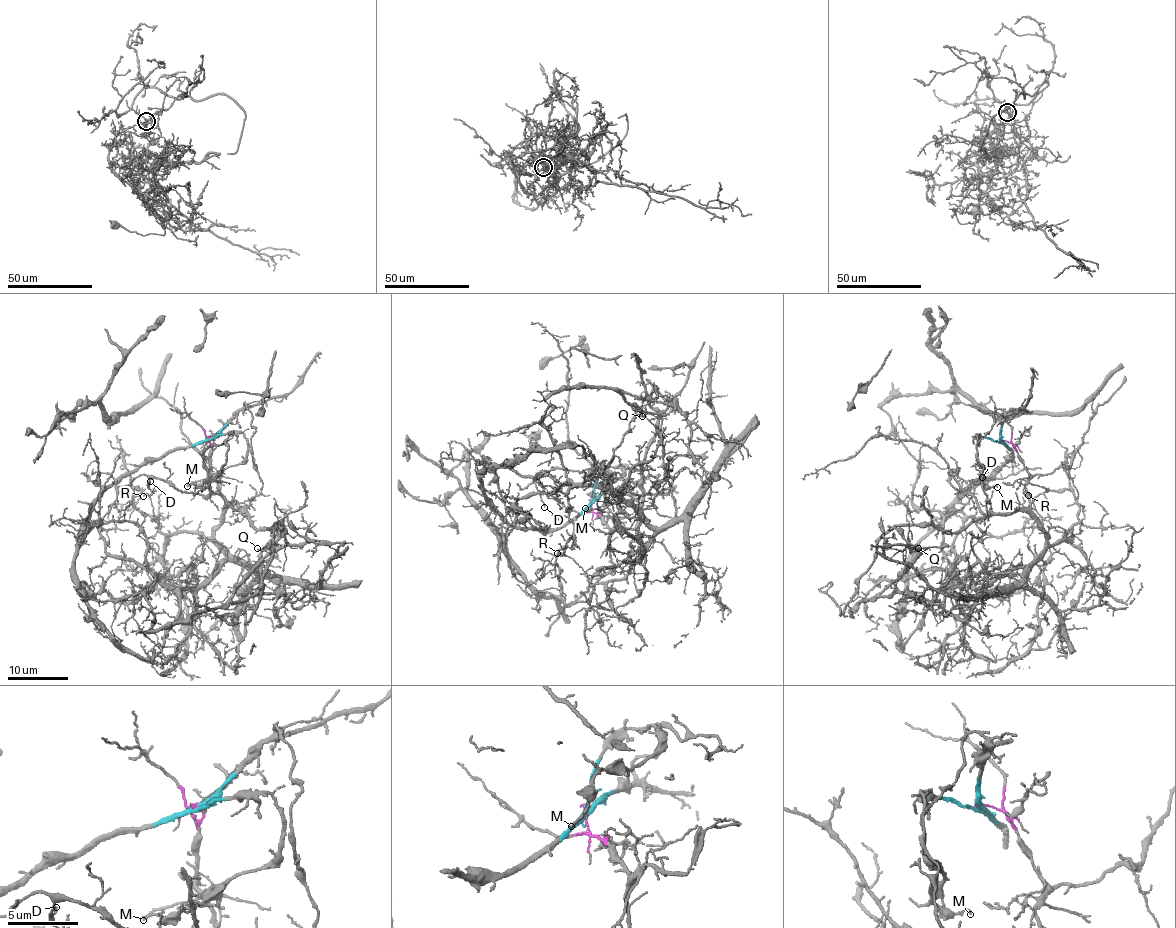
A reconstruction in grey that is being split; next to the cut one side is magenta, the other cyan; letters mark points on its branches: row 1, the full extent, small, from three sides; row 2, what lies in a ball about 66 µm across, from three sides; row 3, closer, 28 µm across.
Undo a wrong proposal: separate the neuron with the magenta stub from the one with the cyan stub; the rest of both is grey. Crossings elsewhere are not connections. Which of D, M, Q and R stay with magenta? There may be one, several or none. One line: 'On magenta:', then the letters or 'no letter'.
On magenta: D, Q, R

